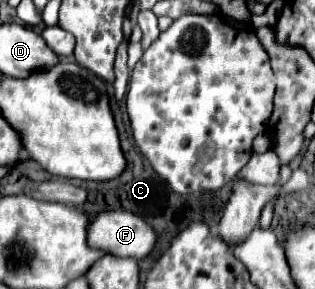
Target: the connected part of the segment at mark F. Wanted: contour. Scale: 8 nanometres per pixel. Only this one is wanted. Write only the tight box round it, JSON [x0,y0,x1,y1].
[88,210,158,258]

